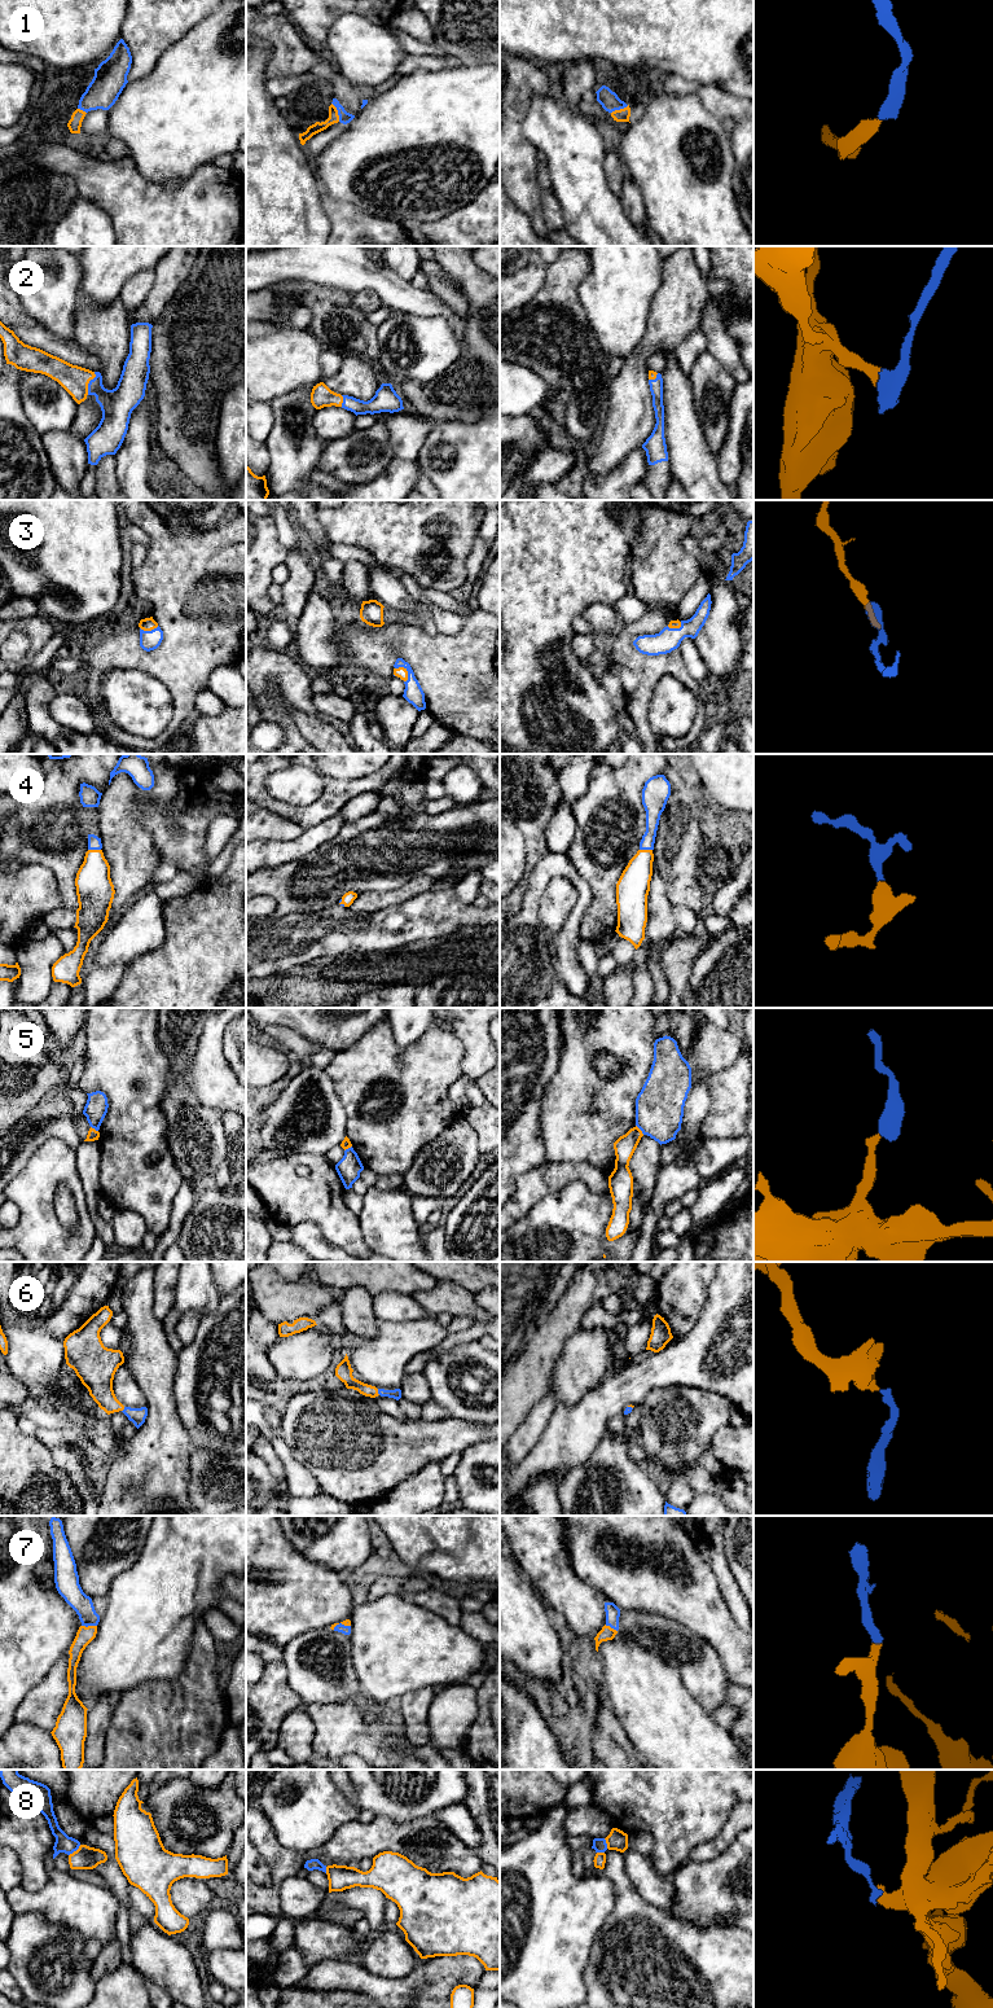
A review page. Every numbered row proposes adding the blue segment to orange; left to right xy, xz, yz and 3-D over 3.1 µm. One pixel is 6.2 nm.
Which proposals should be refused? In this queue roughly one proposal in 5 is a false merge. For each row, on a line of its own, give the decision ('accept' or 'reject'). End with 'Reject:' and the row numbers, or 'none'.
1: accept
2: accept
3: accept
4: accept
5: reject
6: accept
7: accept
8: reject
Reject: 5, 8

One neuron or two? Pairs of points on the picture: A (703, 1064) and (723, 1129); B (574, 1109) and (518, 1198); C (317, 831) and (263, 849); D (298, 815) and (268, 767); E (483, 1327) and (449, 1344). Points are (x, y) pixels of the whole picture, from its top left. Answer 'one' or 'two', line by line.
A: two
B: two
C: one
D: one
E: one

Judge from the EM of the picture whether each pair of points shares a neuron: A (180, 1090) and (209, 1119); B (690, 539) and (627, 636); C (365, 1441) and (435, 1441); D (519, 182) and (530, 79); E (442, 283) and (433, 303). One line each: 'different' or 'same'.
A: same
B: different
C: same
D: same
E: different

